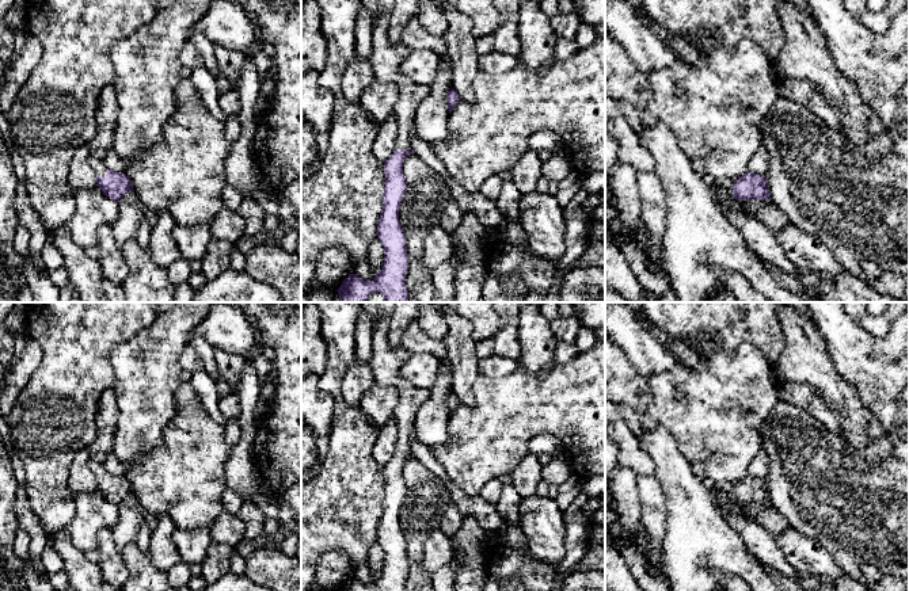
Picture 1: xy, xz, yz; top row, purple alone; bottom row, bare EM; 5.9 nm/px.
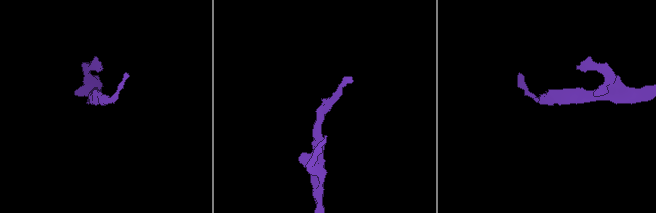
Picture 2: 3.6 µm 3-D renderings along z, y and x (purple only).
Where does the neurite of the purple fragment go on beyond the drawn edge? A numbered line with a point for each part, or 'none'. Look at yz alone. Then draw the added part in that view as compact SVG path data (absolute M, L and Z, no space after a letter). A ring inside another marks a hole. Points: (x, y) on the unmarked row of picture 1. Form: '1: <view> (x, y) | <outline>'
1: yz (727, 487) | M693 465L693 470L696 473L696 476L699 477L699 480L701 481L701 484L707 488L707 489L722 489L727 493L733 493L735 489L735 484L734 483L722 483L722 484L715 484L704 472L704 468L701 465Z

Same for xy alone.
1: xy (99, 472) | M90 460L88 465L96 480L104 481L107 478L107 472L100 462Z

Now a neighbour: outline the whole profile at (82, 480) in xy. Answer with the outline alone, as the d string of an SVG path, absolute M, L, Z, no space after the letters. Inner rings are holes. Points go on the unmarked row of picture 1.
M90 447L80 450L72 461L68 487L75 496L98 491L96 477L90 469Z

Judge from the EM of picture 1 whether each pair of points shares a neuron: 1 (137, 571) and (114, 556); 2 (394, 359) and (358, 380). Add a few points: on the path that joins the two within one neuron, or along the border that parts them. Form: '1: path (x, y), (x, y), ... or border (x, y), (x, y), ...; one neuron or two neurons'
1: border (120, 552), (129, 576); two neurons
2: border (368, 363), (376, 382); two neurons

